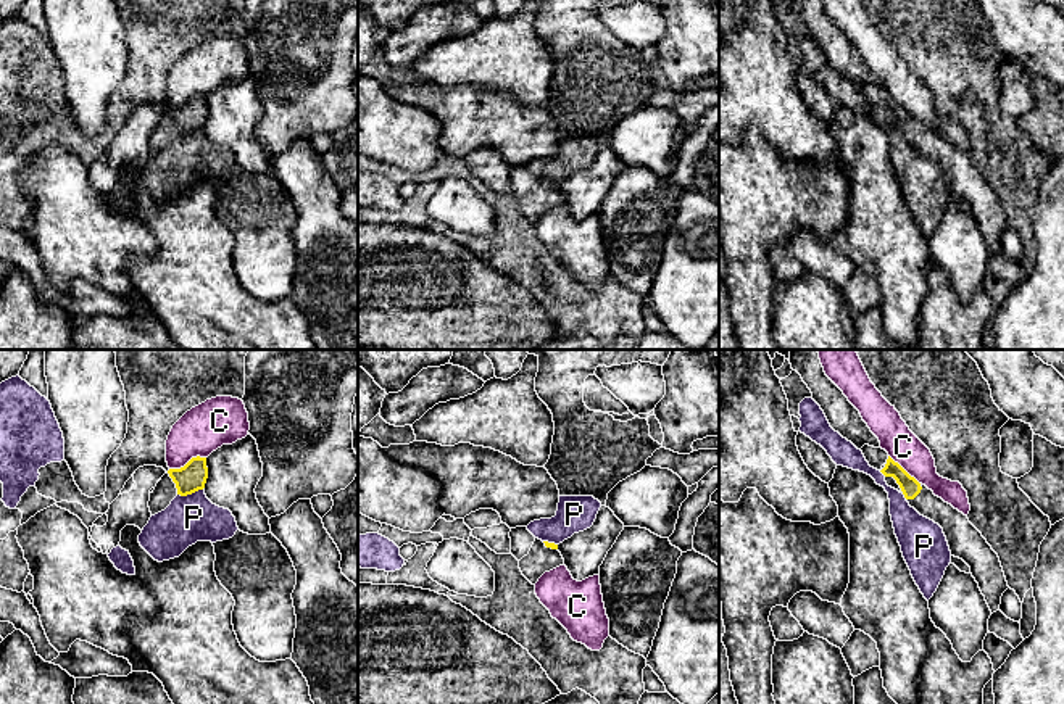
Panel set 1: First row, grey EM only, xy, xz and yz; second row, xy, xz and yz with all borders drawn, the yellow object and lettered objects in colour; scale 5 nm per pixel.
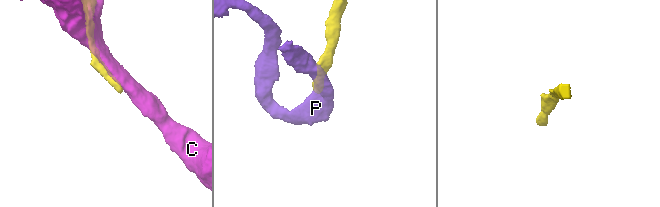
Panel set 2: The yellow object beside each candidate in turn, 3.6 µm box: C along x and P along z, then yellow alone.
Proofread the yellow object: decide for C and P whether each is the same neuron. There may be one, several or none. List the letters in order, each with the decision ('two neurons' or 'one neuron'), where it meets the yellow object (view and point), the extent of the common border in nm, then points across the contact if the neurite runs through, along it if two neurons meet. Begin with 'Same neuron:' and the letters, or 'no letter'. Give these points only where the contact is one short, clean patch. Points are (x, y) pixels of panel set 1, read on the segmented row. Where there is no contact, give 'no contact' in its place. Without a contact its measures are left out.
Same neuron: no letter
C: two neurons | xy (189, 461) | 200 nm
P: two neurons | xy (189, 493) | 130 nm

